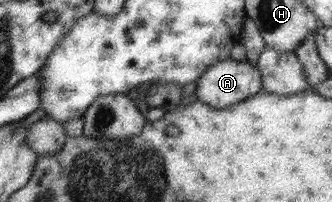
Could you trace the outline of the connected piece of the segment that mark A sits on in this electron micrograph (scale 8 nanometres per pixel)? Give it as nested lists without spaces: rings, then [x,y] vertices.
[[[227,59],[211,68],[197,80],[195,94],[199,101],[215,109],[227,109],[260,93],[264,88],[260,67],[247,59]]]

